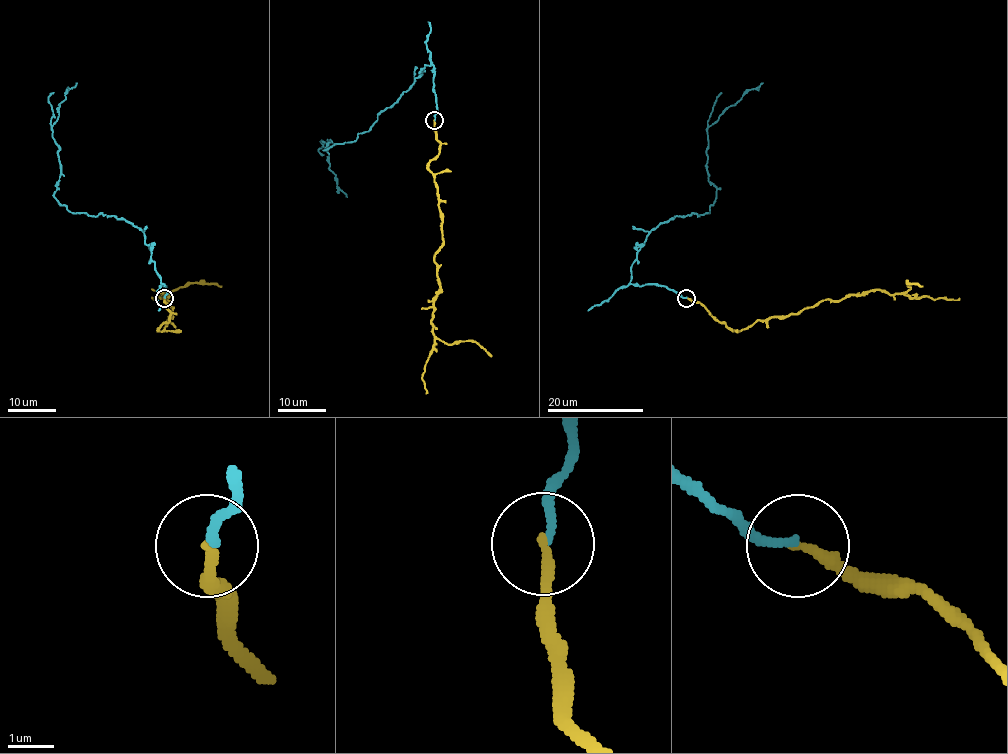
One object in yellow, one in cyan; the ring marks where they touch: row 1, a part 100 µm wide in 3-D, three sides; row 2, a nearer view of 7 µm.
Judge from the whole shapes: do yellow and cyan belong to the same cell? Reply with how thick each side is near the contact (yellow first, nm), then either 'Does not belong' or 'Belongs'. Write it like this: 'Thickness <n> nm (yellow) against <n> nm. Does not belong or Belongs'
Thickness 220 nm (yellow) against 170 nm. Belongs

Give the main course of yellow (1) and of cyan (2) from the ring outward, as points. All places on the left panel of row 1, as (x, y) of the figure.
1: (164, 298), (170, 320), (159, 330), (173, 309), (162, 290), (166, 294), (190, 284), (221, 286)
2: (165, 298), (144, 234), (113, 215), (71, 213), (53, 195), (61, 169), (52, 124), (67, 89), (77, 82)

